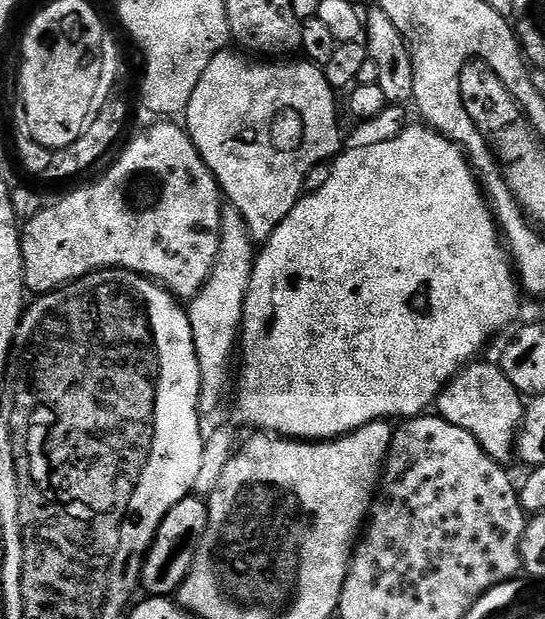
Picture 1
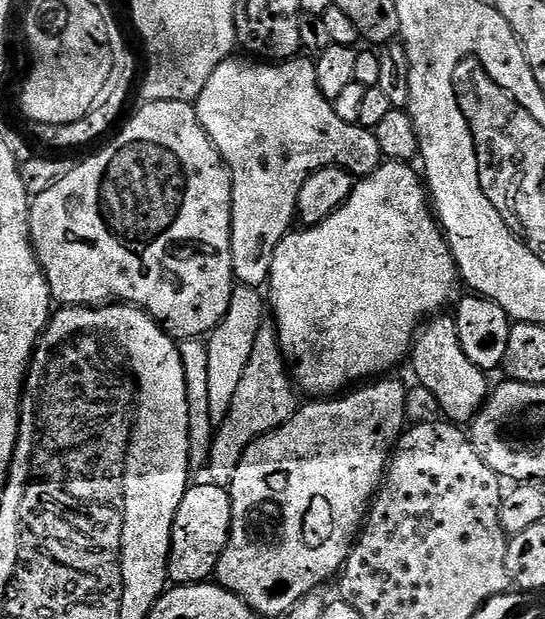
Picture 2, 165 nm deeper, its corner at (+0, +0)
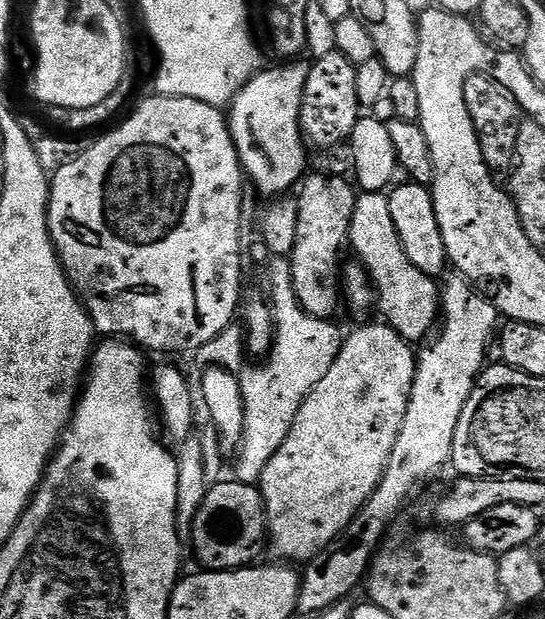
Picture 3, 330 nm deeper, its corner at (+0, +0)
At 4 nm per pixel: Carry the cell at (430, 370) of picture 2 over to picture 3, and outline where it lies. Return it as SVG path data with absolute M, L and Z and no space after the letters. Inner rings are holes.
M384 192L357 195L348 231L348 244L356 251L355 259L363 264L374 289L374 300L380 304L383 319L404 340L417 342L437 327L442 316L442 288L433 277L418 270L406 256L398 230L391 218L389 197Z

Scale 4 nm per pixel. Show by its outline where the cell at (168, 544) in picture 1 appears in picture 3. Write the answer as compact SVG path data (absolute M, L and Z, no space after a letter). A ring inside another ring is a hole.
M224 478L220 483L209 487L206 498L198 510L190 529L192 552L201 569L210 572L234 572L238 568L255 565L260 551L265 551L268 534L268 515L264 509L264 499L255 484L243 484L234 478Z

